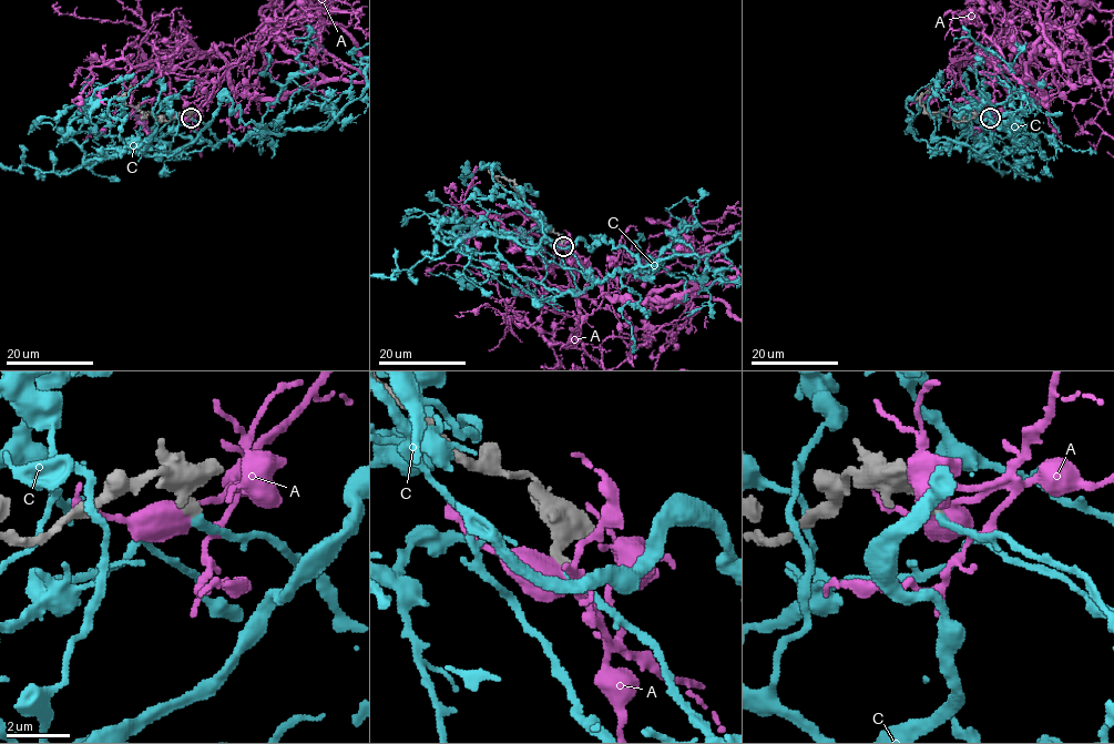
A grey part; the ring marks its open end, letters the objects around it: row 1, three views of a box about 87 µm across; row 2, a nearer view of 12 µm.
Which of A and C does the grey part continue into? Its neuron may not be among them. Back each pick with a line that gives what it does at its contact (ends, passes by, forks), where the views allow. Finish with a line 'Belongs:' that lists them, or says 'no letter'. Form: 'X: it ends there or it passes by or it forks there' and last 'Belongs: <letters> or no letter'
C: it ends there
Belongs: C

